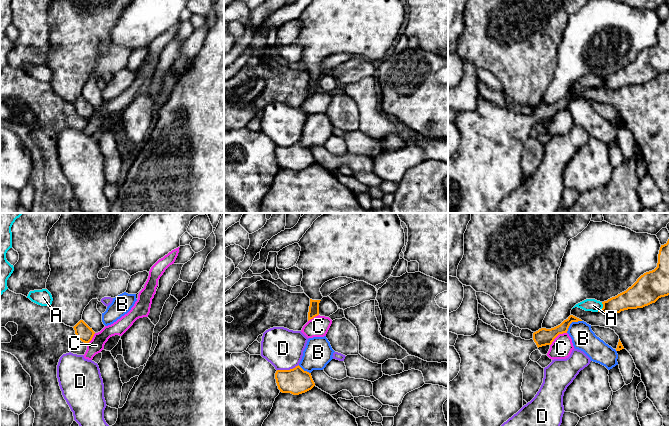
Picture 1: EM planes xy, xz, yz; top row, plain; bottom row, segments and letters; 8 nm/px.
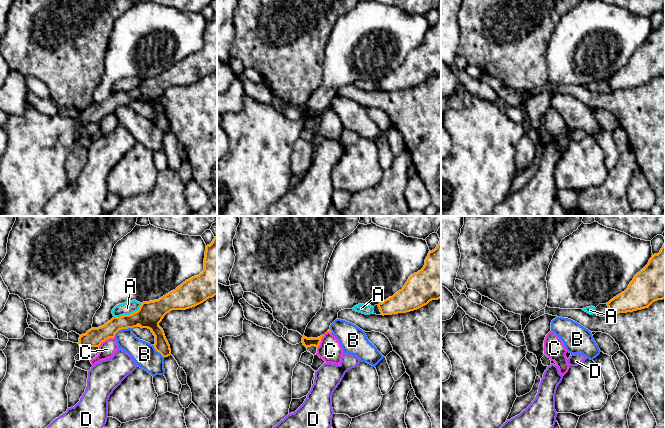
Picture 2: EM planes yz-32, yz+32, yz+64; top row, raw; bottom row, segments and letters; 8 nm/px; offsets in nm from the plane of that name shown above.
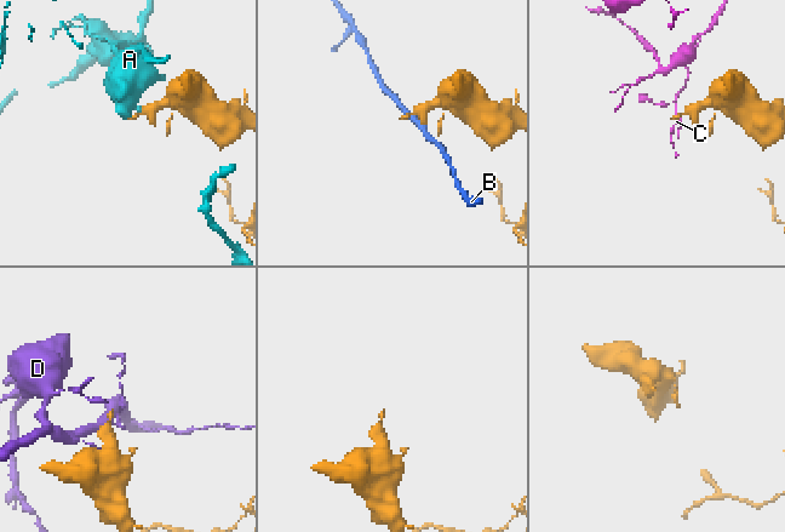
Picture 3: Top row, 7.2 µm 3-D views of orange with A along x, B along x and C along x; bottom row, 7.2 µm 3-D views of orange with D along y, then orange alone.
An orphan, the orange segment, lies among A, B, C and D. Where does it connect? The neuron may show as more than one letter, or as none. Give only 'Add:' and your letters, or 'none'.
Add: none

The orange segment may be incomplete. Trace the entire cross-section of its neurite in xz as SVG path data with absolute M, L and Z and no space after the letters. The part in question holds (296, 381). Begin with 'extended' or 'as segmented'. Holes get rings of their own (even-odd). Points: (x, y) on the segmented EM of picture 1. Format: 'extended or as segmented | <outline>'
as segmented | M299 365L290 370L277 370L275 379L280 392L293 395L305 393L315 386L311 373Z

